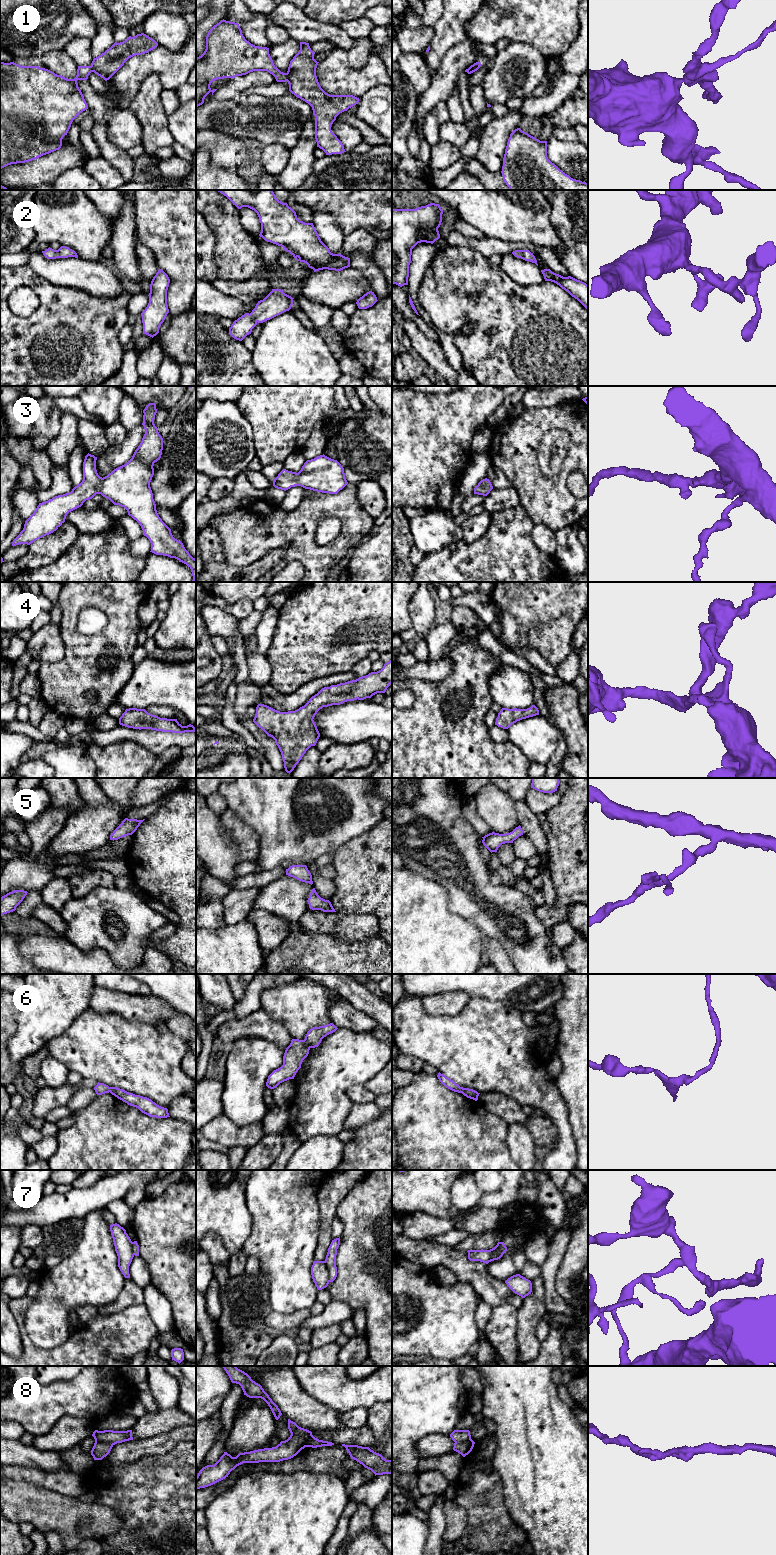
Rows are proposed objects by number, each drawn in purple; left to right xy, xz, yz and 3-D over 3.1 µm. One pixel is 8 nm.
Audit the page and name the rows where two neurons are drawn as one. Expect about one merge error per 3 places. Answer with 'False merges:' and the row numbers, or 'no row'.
False merges: 1, 6, 7, 8

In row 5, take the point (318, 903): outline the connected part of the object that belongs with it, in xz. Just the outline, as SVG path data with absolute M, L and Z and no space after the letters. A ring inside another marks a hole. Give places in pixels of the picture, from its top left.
M315 888L312 889L310 896L307 900L309 908L312 910L321 910L323 912L336 912L329 900L321 898L316 892Z

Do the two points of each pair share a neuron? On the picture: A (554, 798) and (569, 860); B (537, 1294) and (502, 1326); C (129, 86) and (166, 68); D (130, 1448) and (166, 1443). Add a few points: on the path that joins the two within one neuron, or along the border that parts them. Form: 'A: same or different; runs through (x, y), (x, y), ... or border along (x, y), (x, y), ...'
A: different; border along (562, 795), (560, 800), (544, 813)
B: different; border along (518, 1309), (517, 1336)
C: same; runs through (138, 77), (147, 68), (157, 68)
D: same; runs through (139, 1448), (157, 1445)

